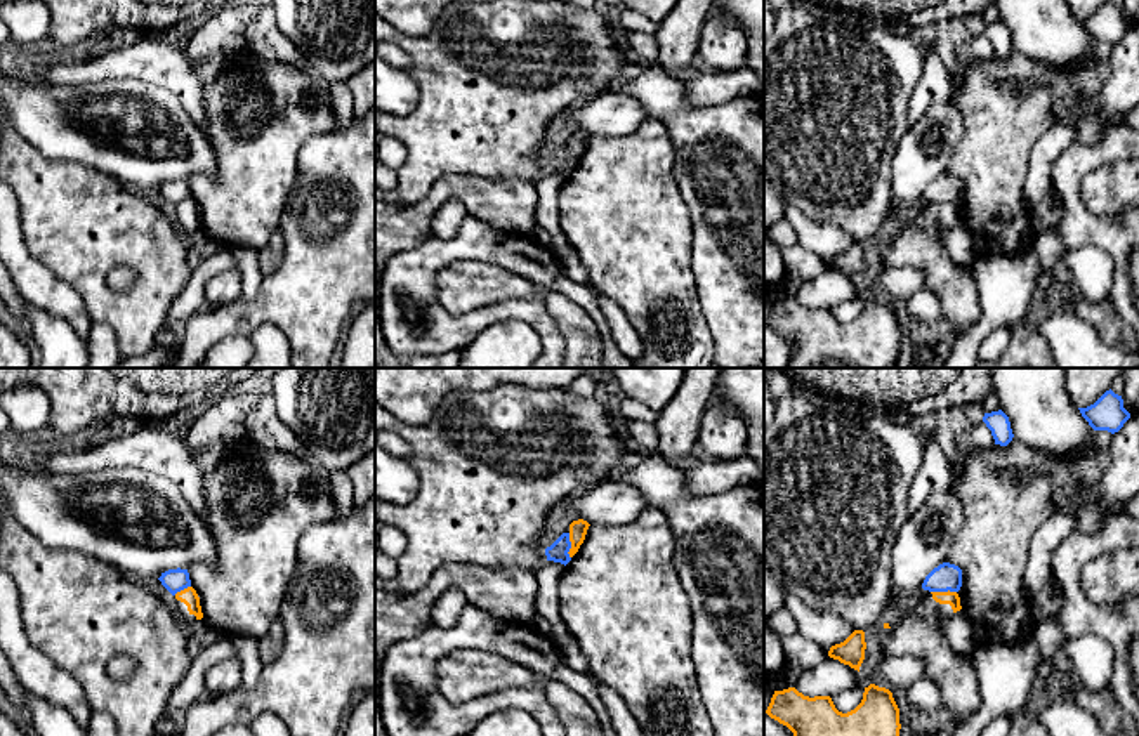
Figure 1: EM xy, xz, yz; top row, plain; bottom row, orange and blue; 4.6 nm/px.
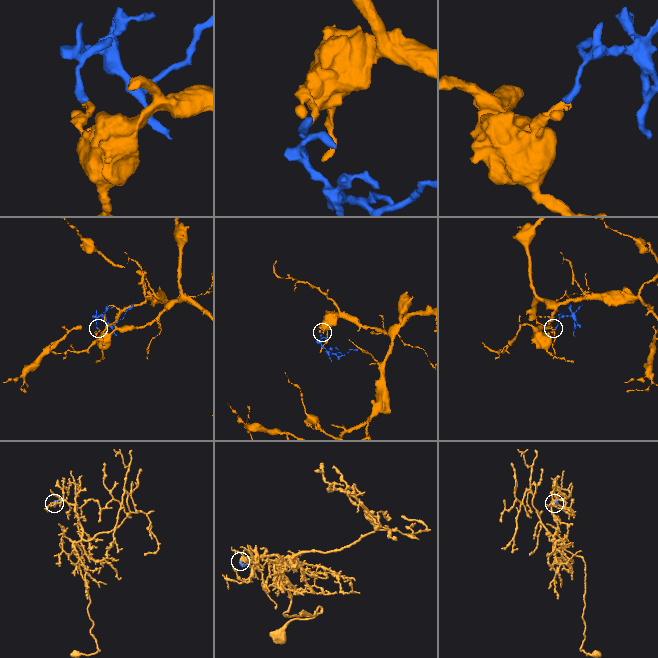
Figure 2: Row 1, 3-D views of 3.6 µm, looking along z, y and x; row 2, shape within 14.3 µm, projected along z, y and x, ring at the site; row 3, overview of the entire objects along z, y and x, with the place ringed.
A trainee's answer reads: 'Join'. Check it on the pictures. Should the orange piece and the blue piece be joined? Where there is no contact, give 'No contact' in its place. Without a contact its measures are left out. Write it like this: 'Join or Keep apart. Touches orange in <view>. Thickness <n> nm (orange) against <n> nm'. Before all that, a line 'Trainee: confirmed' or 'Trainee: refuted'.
Trainee: refuted
Keep apart. Touches orange in yz. Thickness 60 nm (orange) against 130 nm

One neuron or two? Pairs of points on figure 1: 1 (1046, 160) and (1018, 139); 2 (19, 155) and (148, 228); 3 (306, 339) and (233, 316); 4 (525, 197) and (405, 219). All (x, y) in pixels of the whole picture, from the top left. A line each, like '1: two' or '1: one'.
1: two
2: one
3: one
4: one

